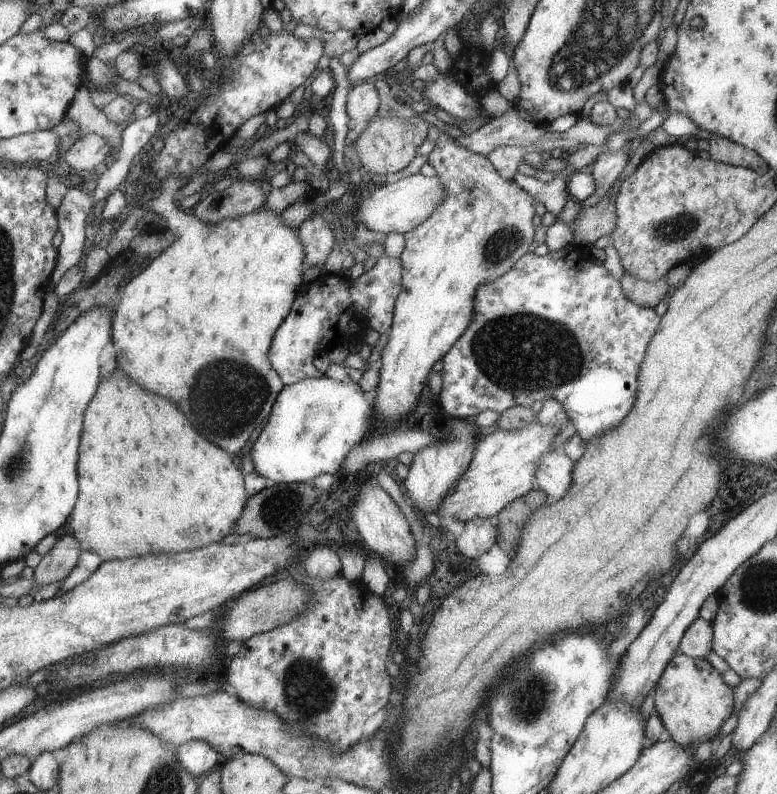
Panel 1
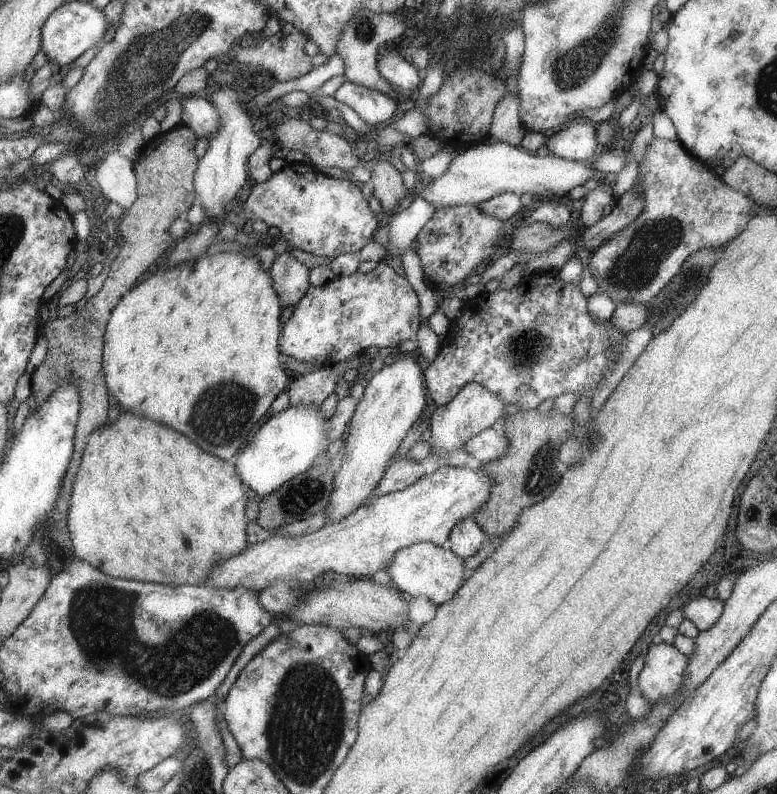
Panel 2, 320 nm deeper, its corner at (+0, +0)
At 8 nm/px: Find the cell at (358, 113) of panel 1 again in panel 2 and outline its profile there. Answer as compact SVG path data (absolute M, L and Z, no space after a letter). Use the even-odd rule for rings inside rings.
M348 80L338 88L334 98L353 109L365 123L377 127L389 120L395 110L401 110L402 105L379 90L353 84Z

